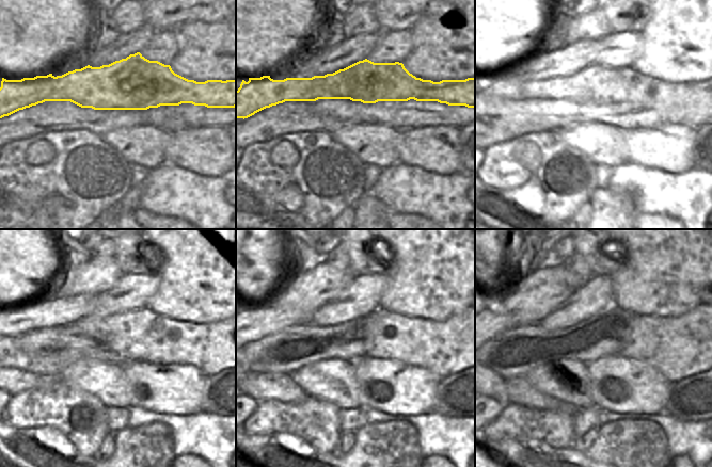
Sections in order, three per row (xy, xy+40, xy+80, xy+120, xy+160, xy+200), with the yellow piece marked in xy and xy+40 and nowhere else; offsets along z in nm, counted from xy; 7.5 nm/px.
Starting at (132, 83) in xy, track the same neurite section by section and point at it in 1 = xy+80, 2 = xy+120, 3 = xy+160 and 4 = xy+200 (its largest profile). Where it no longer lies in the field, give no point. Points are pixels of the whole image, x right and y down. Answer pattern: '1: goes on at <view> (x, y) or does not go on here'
1: goes on at xy+80 (692, 103)
2: goes on at xy+120 (141, 335)
3: goes on at xy+160 (444, 348)
4: goes on at xy+200 (678, 347)

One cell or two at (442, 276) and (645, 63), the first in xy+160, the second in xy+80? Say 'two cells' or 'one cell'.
one cell

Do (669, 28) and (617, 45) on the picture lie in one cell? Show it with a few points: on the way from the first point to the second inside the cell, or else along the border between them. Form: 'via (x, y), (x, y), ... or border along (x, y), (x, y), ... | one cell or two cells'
border along (642, 33), (643, 50), (633, 61) | two cells

